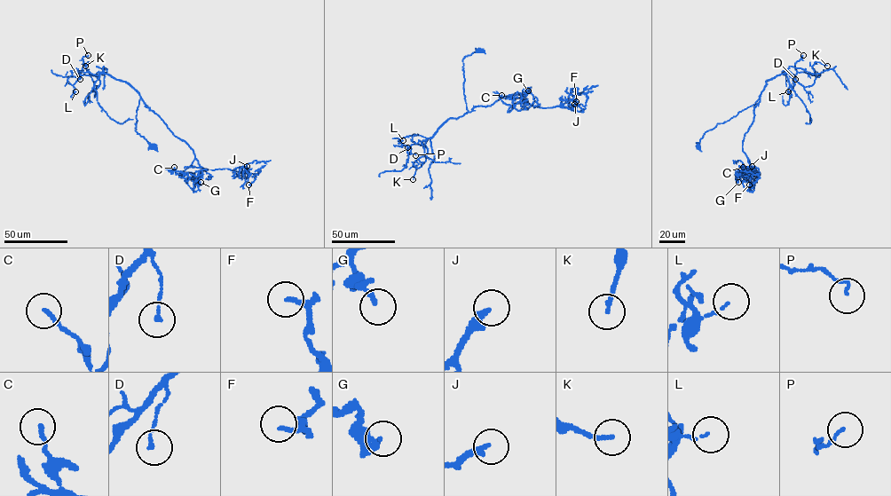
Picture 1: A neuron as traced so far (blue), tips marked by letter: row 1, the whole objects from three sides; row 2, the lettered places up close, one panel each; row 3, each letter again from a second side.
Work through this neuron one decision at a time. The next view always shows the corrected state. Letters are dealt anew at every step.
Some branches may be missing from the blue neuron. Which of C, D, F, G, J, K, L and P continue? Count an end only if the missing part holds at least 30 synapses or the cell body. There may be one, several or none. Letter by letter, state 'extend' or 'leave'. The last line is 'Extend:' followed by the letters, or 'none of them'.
C: leave
D: leave
F: extend
G: leave
J: extend
K: leave
L: leave
P: leave
Extend: F, J

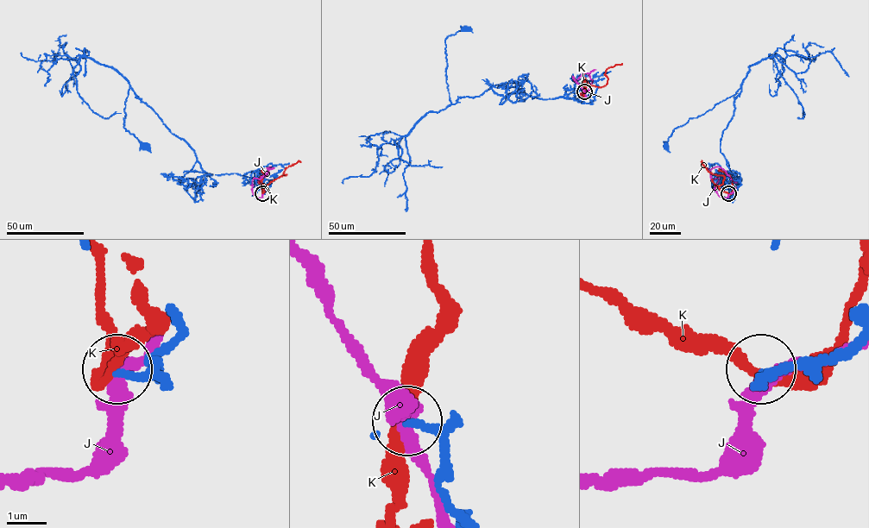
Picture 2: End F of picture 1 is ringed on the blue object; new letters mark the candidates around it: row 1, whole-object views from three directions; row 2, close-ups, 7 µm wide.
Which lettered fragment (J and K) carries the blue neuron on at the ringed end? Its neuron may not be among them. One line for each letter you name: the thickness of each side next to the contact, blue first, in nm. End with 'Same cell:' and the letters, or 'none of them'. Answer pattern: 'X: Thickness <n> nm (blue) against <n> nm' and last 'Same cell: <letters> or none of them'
Same cell: none of them

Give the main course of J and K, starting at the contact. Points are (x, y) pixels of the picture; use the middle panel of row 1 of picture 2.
J: (584, 91), (573, 78), (575, 81), (582, 73), (589, 73), (592, 82), (589, 89), (579, 96), (581, 99)
K: (583, 91), (585, 80), (590, 85), (604, 86), (607, 79), (606, 70), (622, 63)

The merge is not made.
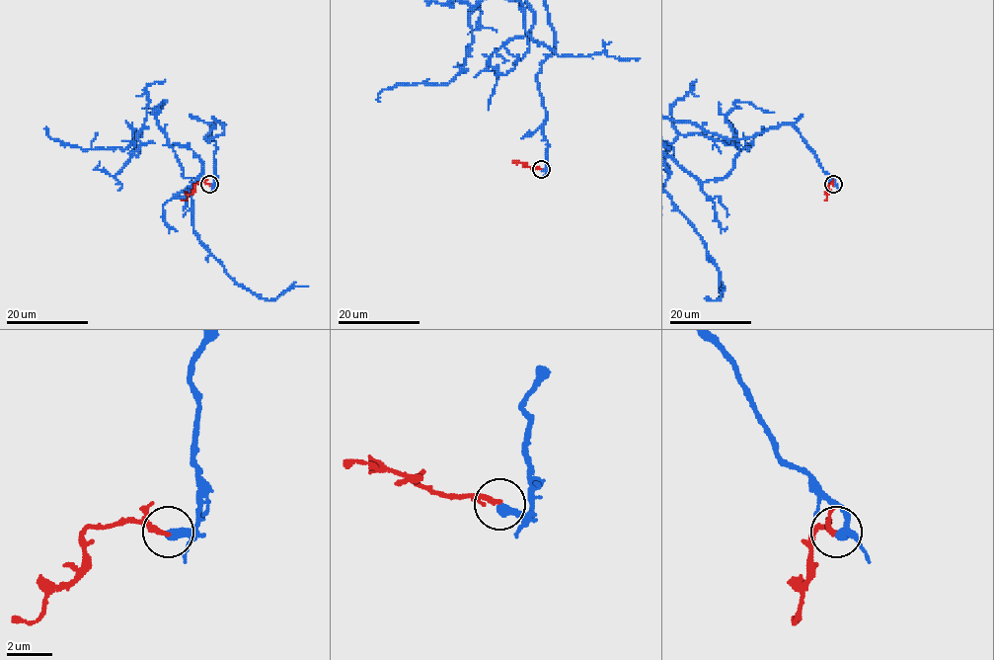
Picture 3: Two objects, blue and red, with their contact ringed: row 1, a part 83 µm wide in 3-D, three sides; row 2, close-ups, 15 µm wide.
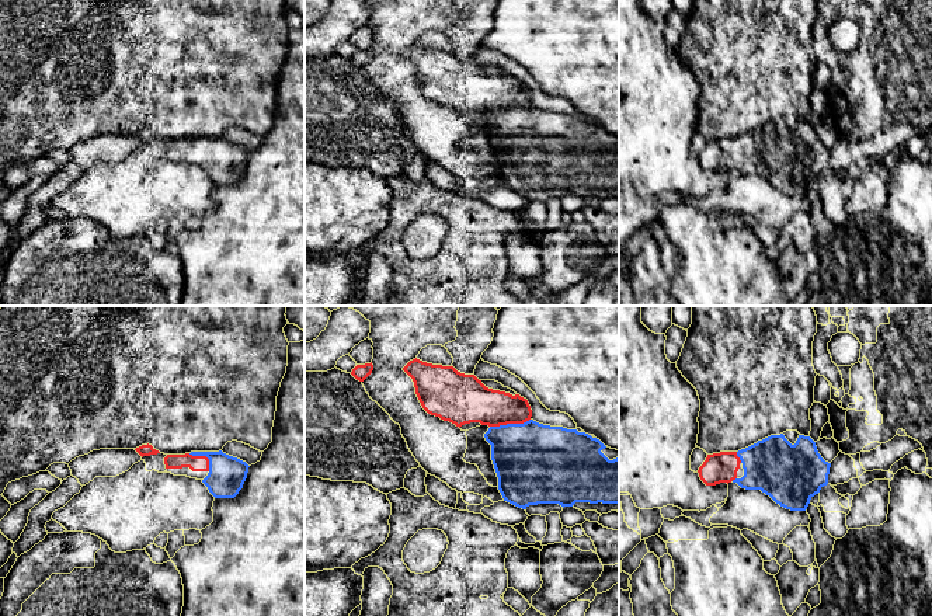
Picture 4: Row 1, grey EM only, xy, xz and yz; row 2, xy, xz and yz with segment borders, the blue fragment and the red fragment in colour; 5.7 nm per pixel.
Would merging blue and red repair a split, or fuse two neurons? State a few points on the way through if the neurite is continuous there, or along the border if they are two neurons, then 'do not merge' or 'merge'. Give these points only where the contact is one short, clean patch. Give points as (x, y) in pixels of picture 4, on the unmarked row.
runs through xz (532, 146), (521, 135), (510, 110), (493, 93), (473, 87); merge

